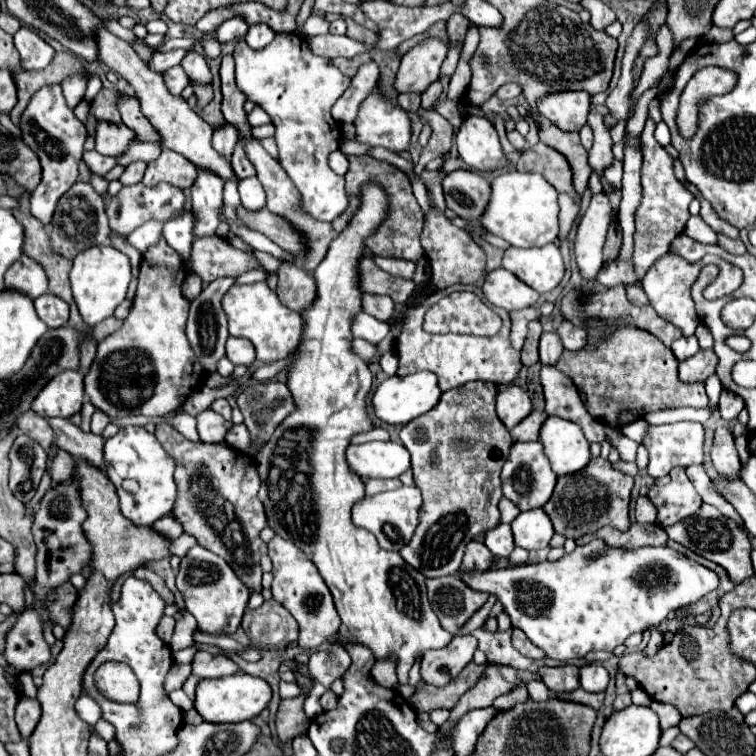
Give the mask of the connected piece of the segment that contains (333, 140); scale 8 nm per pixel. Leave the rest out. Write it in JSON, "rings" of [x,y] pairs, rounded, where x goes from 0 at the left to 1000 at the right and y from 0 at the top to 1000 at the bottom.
{"rings":[[[390,42],[366,45],[364,53],[345,66],[335,66],[327,61],[324,53],[316,53],[308,77],[311,77],[313,116],[327,127],[327,132],[335,132],[340,140],[345,140],[361,159],[364,185],[369,196],[369,217],[396,251],[401,262],[401,278],[419,291],[440,294],[459,278],[462,265],[456,254],[456,235],[446,233],[434,217],[434,206],[448,196],[452,183],[451,167],[438,153],[438,140],[459,119],[462,103],[446,87],[440,87],[435,77],[417,74],[403,50],[398,50]]]}

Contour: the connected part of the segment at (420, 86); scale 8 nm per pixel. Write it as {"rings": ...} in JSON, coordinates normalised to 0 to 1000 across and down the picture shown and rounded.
{"rings":[[[565,50],[544,63],[528,87],[525,122],[562,122],[581,103],[581,90],[591,74],[591,58],[583,50]]]}

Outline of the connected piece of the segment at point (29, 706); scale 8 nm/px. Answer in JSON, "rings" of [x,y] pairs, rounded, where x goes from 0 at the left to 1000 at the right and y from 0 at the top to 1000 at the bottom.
{"rings":[[[28,923],[25,931],[22,931],[22,942],[20,942],[20,955],[30,971],[30,976],[36,979],[44,968],[44,963],[49,960],[54,950],[54,931],[44,923]]]}

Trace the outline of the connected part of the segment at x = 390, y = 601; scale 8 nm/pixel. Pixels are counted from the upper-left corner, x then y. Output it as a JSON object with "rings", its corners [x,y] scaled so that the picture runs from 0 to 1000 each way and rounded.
{"rings":[[[485,243],[480,249],[478,275],[467,286],[462,302],[448,310],[448,315],[435,325],[433,339],[417,354],[414,365],[419,373],[419,397],[398,415],[403,423],[403,439],[398,452],[398,466],[388,487],[382,487],[380,511],[393,532],[393,545],[382,548],[361,571],[356,585],[340,598],[337,616],[345,630],[343,661],[351,669],[353,693],[382,717],[393,720],[403,735],[419,749],[430,772],[435,775],[443,804],[451,815],[451,831],[446,836],[446,852],[480,852],[485,854],[496,873],[512,873],[517,865],[525,868],[525,897],[528,905],[538,905],[538,892],[557,865],[565,860],[586,857],[597,849],[597,839],[589,836],[581,825],[581,817],[570,807],[562,780],[562,762],[549,751],[538,749],[528,730],[507,728],[499,712],[480,698],[472,698],[464,690],[464,669],[480,659],[483,643],[475,630],[470,630],[456,611],[456,593],[464,585],[464,577],[491,566],[491,558],[483,545],[483,524],[491,513],[491,492],[485,481],[464,466],[464,421],[478,410],[478,384],[472,376],[472,349],[480,339],[483,315],[496,307],[501,294],[512,286],[512,262],[509,254]]]}

